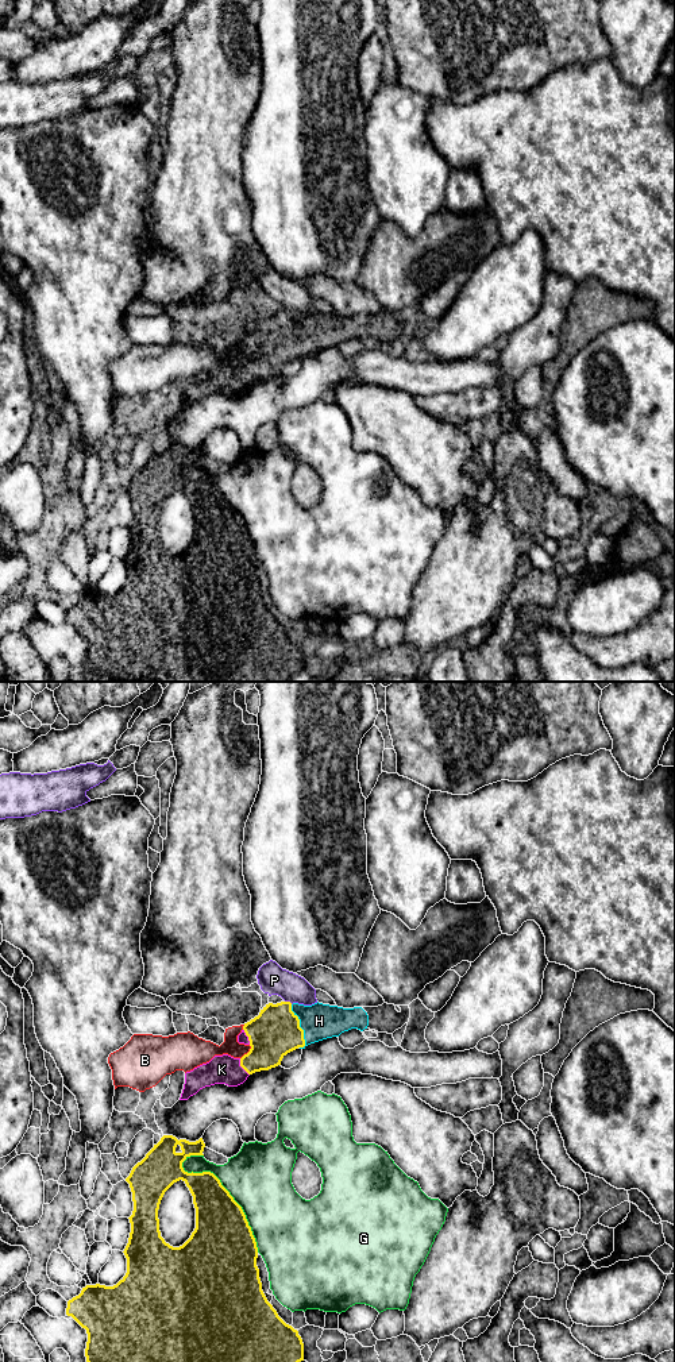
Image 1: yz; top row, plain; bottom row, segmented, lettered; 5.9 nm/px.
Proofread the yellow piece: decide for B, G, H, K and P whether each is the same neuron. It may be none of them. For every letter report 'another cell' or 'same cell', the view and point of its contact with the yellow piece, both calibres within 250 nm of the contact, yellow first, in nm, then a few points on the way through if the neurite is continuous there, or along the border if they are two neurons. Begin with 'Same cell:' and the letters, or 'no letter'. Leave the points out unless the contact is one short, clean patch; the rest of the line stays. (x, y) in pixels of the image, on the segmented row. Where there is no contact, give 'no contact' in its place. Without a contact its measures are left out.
Same cell: H, K
B: another cell; meets yellow in yz at (249, 1052); 300 nm thick on the yellow side, 110 nm on the other; border along yz (250, 1045), (250, 1049), (240, 1058)
G: another cell; meets yellow in yz at (228, 1192); 320 nm thick on the yellow side, 380 nm on the other
H: same cell; meets yellow in yz at (299, 1026); 300 nm thick on the yellow side, 220 nm on the other; runs through yz (276, 1031), (286, 1026), (299, 1026), (319, 1021)
K: same cell; meets yellow in yz at (240, 1065); 260 nm thick on the yellow side, 180 nm on the other
P: another cell; meets yellow in yz at (289, 1002); 300 nm thick on the yellow side, 170 nm on the other; border along yz (285, 1000), (292, 1003)

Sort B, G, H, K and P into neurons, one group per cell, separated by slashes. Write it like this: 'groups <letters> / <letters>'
groups B / G / H K / P

